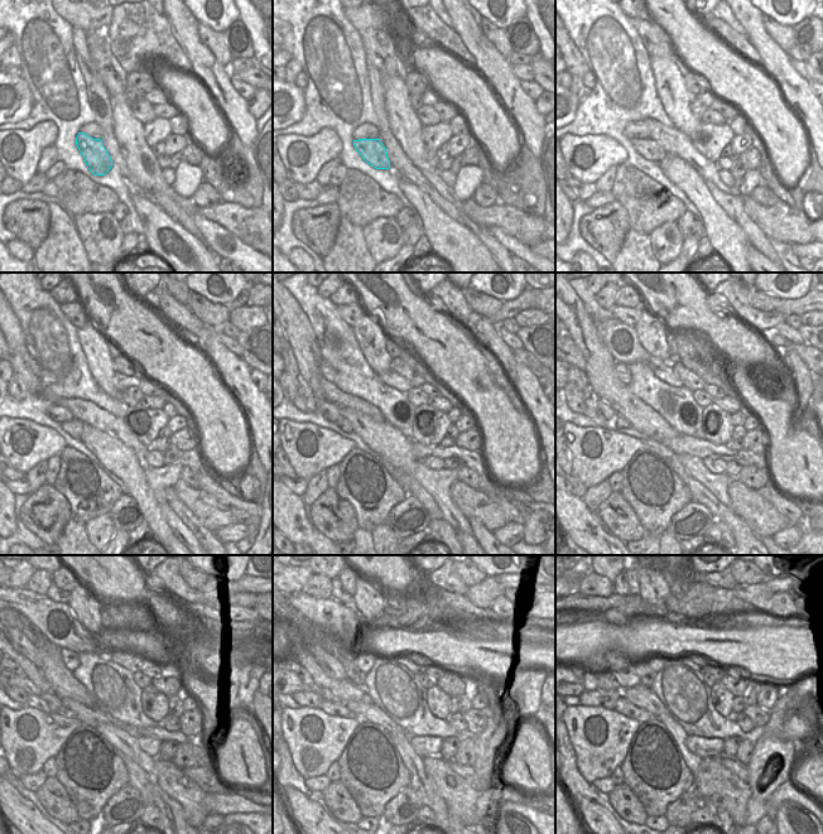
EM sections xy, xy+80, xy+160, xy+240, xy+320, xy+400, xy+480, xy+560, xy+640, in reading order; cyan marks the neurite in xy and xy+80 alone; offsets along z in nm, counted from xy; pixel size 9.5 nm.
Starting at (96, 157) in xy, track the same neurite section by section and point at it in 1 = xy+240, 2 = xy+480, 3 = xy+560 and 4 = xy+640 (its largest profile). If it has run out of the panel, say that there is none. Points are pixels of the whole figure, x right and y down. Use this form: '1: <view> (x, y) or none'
1: xy+240 (75, 428)
2: xy+480 (54, 702)
3: xy+560 (326, 694)
4: xy+640 (605, 680)

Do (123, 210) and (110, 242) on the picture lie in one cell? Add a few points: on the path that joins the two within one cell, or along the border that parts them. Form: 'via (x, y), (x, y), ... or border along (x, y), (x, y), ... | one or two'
border along (111, 211), (119, 221) | two

